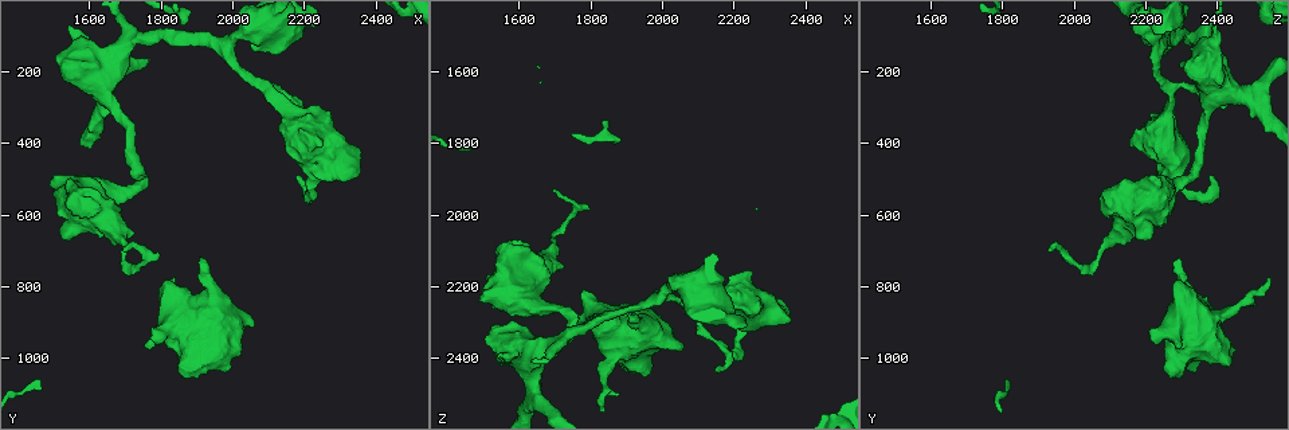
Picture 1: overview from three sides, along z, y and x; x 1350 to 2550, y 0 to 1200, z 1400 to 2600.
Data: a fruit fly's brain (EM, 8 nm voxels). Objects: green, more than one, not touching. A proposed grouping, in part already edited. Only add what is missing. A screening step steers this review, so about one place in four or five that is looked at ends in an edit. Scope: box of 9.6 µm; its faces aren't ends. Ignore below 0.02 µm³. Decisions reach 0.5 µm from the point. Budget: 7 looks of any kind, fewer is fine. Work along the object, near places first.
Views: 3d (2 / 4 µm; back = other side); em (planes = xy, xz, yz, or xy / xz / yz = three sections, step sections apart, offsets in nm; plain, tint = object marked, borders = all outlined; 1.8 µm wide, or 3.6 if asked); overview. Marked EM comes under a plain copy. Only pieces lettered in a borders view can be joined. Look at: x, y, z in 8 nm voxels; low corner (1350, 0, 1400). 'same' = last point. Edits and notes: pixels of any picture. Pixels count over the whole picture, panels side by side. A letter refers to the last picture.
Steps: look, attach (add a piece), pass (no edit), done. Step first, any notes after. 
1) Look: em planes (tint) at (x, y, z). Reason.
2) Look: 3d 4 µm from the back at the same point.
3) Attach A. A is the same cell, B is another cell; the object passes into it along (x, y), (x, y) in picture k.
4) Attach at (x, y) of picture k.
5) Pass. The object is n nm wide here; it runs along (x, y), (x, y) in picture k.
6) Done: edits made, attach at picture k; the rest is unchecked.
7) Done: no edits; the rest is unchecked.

Look: 3d 2 µm at (1900, 730, 2300). Thick end.

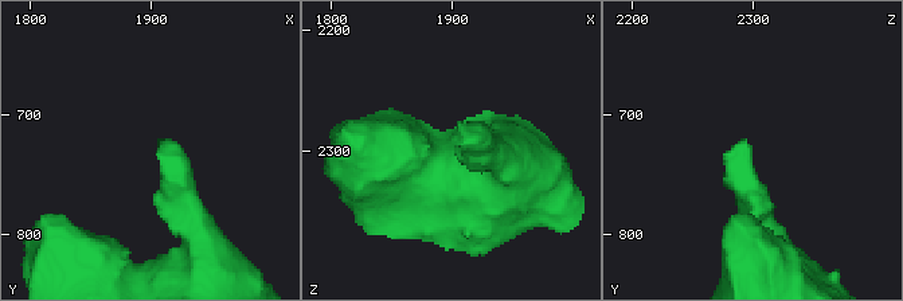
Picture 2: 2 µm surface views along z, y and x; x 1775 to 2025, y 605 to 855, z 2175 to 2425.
Look: em yz step 8 (borders) at (1906, 728, 2296).

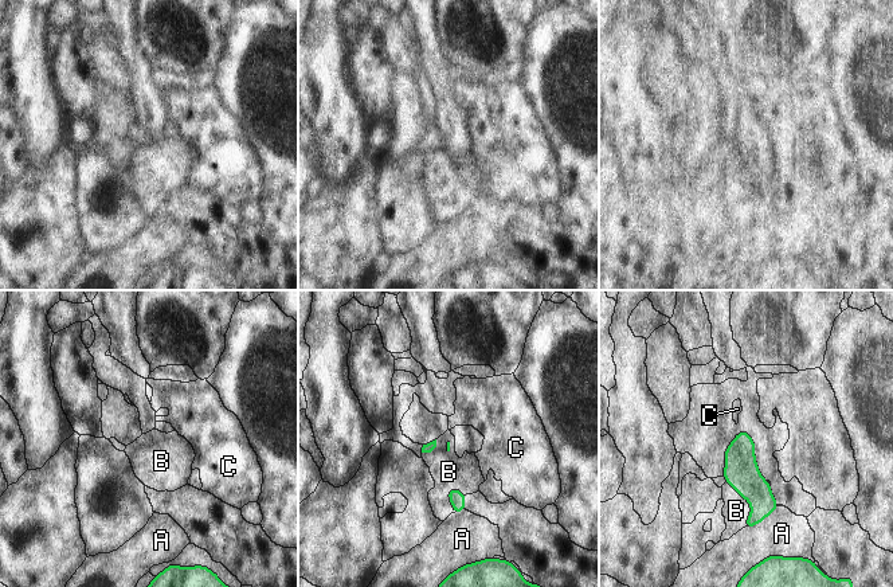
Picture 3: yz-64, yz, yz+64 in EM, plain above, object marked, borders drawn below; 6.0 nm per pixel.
Look: em planes (borders) at the same point. Cut it another way.

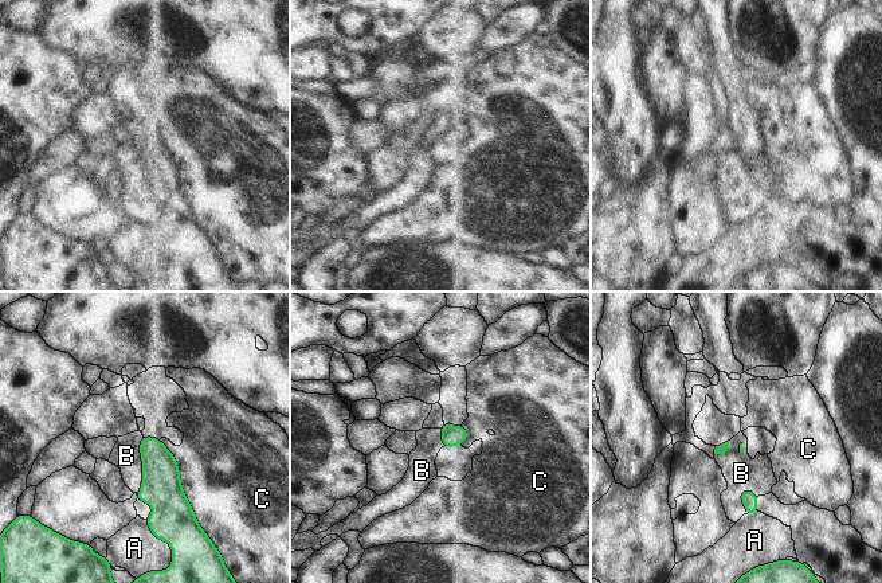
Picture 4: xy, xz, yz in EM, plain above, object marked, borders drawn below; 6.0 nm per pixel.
Pass. A, B and C are other cells; a border runs along (142, 435), (141, 488), (136, 493) in picture 4; none of them fits.

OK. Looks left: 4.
Look: 3d 4 µm at (2180, 490, 2370). An open end.

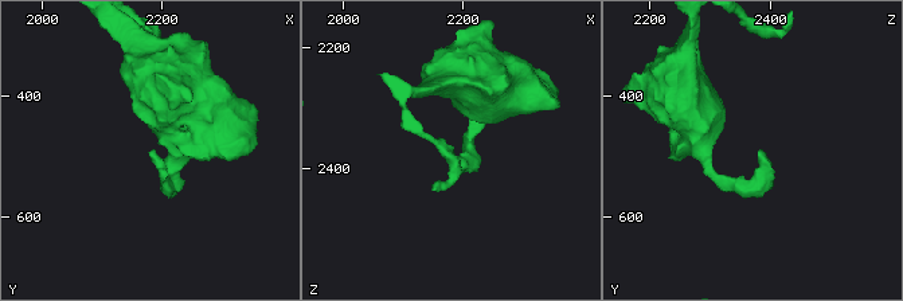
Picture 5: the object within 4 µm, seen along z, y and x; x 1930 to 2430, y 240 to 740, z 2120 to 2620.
Look: em planes (borders) at (2180, 490, 2380). Now the EM.

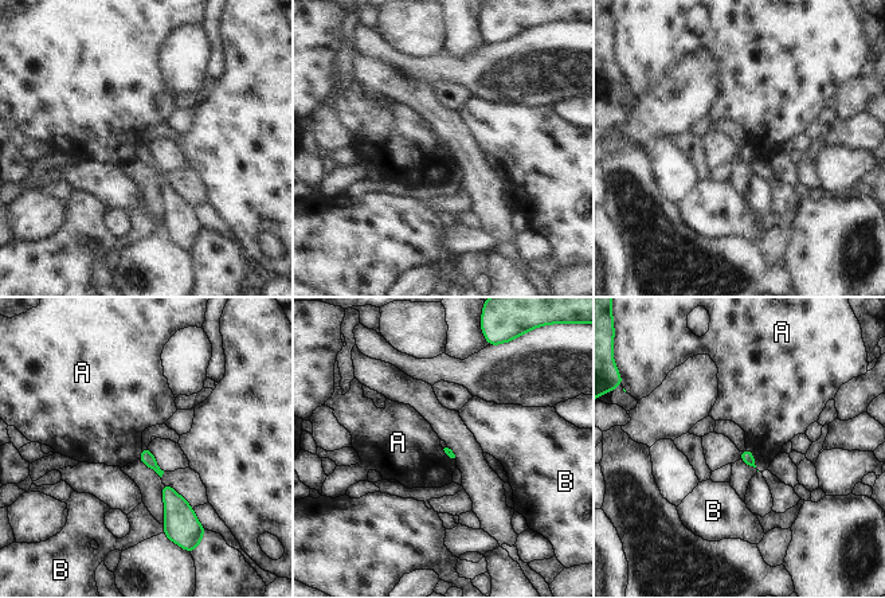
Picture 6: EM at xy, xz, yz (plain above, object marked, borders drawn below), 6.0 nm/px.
Pass. A and B are other cells; a border runs along (746, 446), (752, 453), (756, 466) in picture 6; no lettered piece goes on from it.

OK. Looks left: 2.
Done: no edits; the rest is unchecked.

